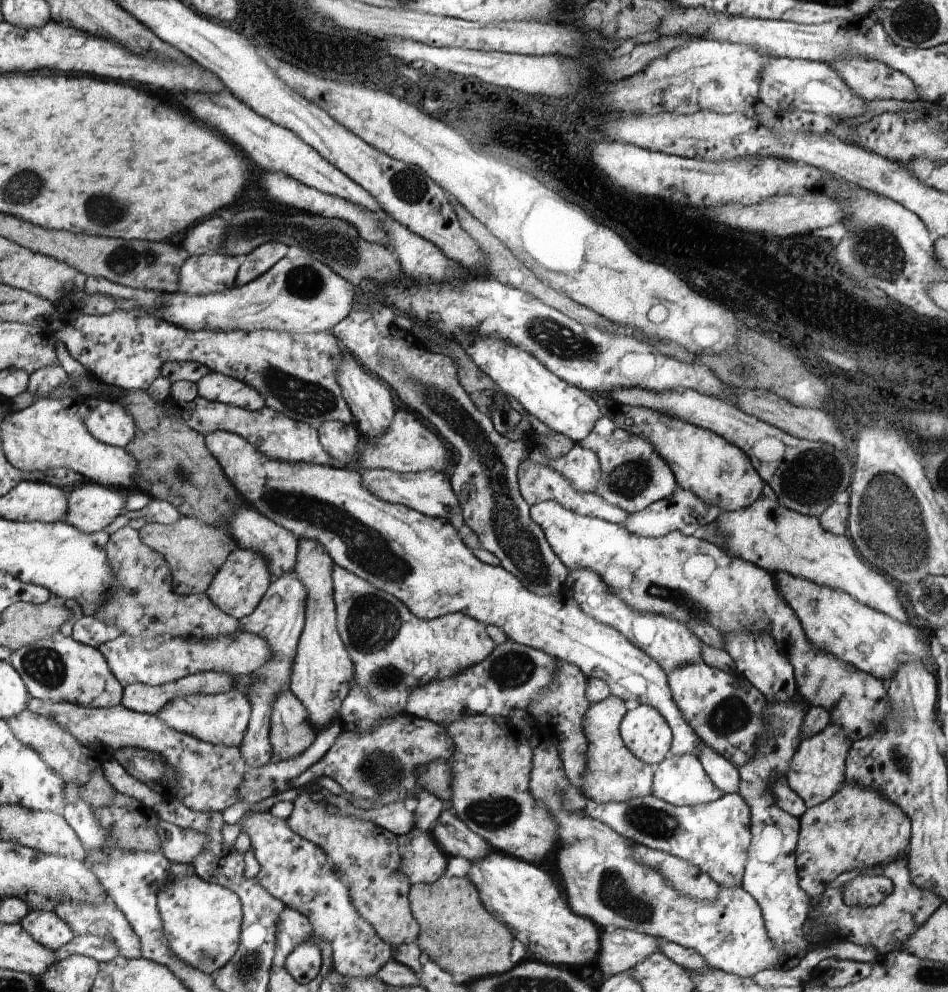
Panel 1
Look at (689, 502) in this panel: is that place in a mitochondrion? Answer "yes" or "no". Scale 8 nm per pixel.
no

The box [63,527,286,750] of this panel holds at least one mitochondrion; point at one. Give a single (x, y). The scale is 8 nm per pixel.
(166, 660)

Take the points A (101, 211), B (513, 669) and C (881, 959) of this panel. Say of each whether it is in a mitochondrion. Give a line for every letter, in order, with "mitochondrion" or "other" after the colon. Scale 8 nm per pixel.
A: mitochondrion
B: mitochondrion
C: other

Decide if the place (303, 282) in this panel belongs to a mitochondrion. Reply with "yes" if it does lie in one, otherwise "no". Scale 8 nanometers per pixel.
yes

